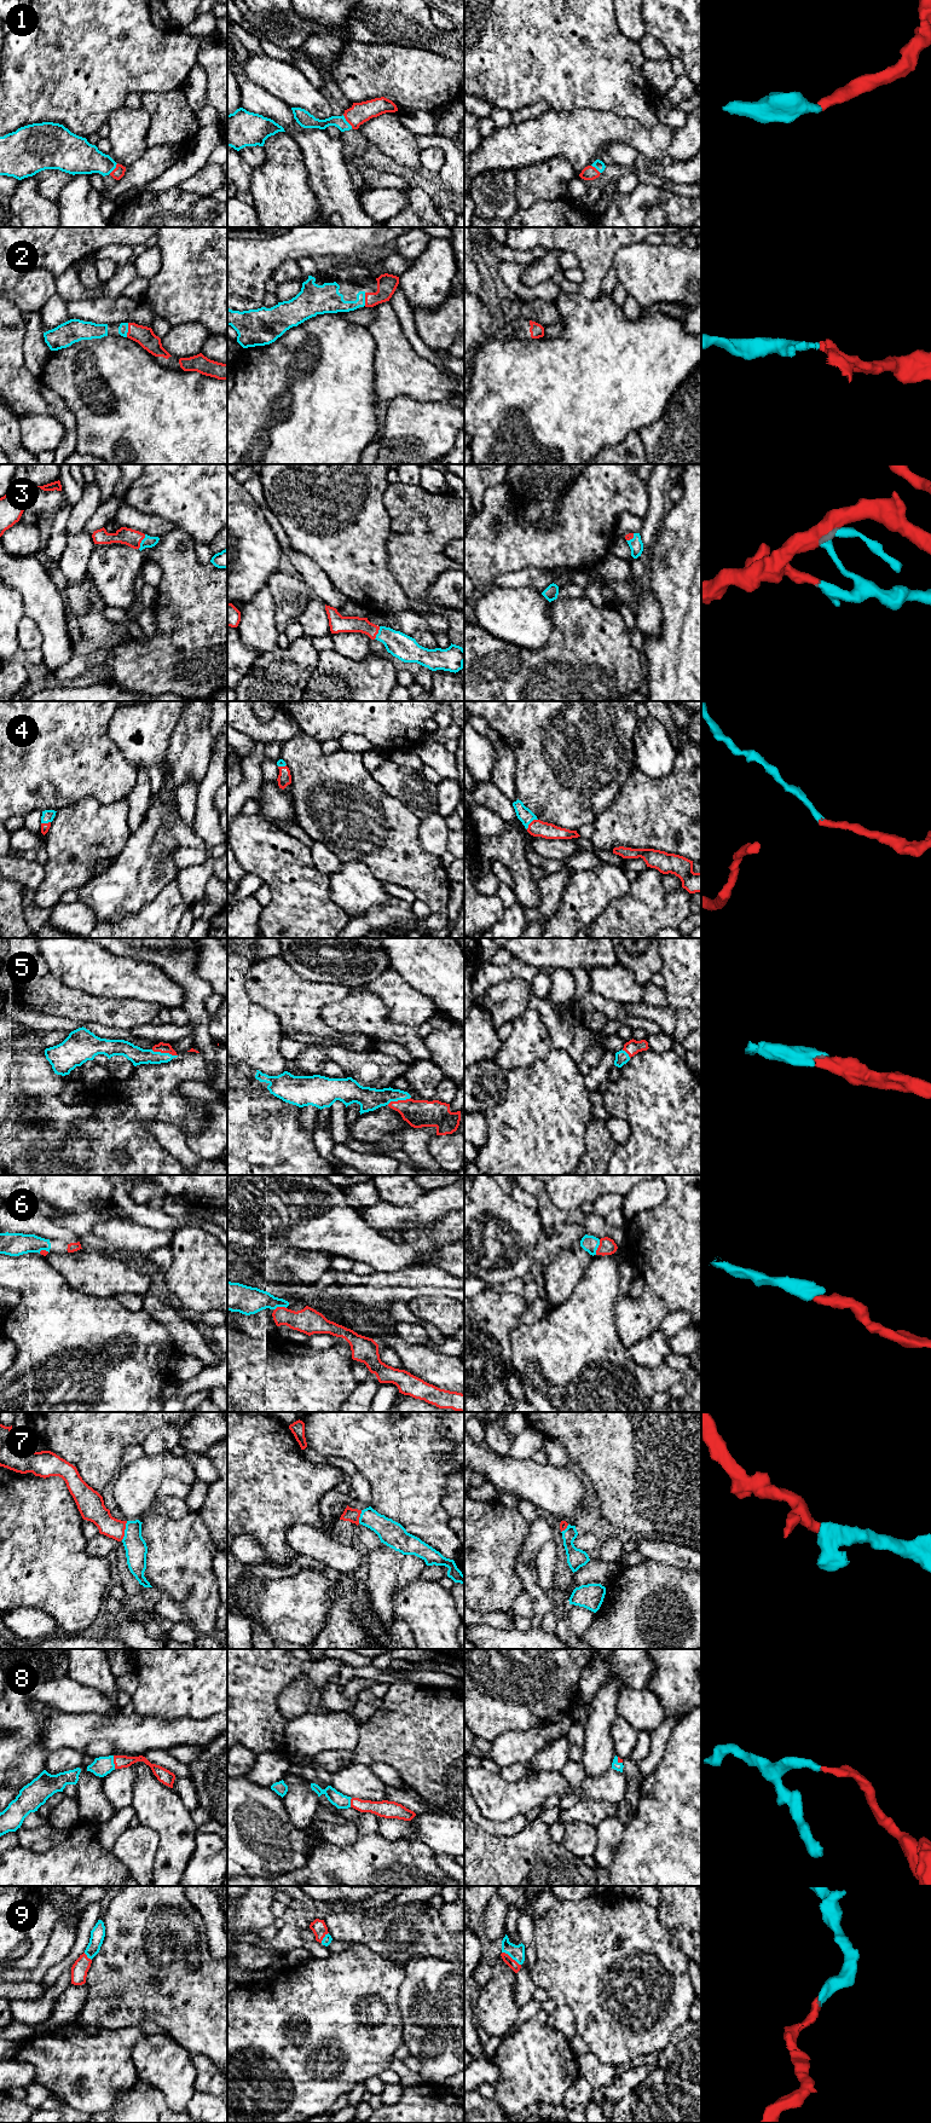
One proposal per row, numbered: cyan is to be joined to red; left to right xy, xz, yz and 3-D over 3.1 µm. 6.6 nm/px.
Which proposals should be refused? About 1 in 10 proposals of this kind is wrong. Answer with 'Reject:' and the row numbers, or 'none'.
Reject: none

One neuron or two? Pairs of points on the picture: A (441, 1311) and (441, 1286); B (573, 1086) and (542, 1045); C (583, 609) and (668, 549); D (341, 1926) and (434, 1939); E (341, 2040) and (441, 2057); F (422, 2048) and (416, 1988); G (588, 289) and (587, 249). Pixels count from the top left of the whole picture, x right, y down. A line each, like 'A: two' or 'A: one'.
A: two
B: two
C: two
D: one
E: two
F: one
G: one

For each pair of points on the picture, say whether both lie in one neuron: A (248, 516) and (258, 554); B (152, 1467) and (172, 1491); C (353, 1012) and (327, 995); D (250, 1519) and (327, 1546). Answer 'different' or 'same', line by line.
A: same
B: different
C: different
D: different

